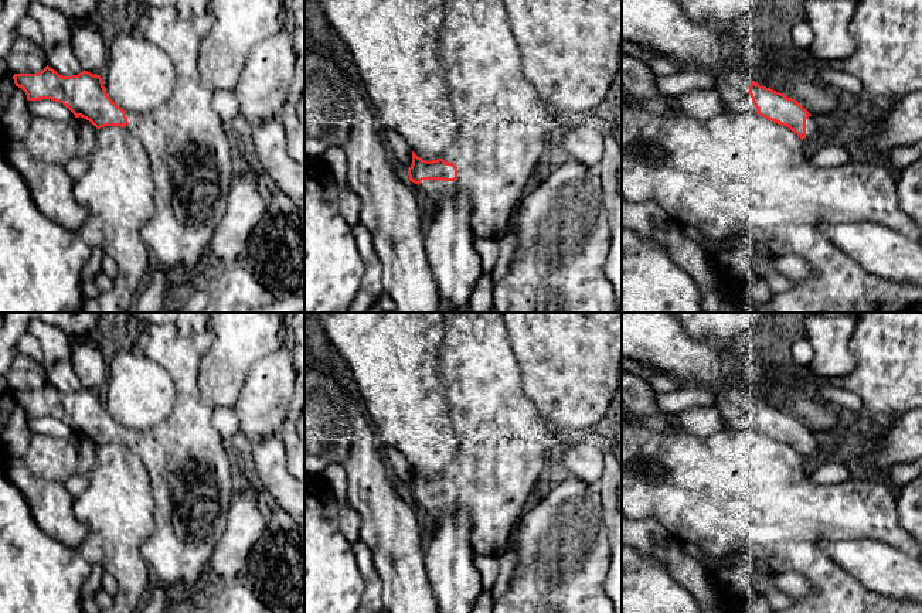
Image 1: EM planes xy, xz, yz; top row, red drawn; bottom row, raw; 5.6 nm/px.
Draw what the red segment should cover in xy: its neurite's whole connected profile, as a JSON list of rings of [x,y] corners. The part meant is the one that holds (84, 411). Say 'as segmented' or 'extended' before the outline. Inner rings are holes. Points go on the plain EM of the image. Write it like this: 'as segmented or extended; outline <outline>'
extended; outline [[[143,324],[135,328],[137,340],[135,347],[152,361],[160,364],[173,378],[176,403],[169,418],[150,430],[126,429],[106,411],[101,392],[82,388],[78,392],[62,394],[48,382],[37,391],[14,391],[16,403],[21,405],[28,418],[51,416],[67,423],[75,435],[89,437],[96,446],[105,443],[126,445],[137,453],[149,474],[154,498],[154,532],[140,546],[140,552],[150,569],[166,583],[181,582],[194,593],[200,592],[198,582],[208,571],[210,559],[227,529],[227,517],[234,493],[237,491],[237,463],[228,445],[212,426],[212,408],[201,402],[198,389],[198,365],[205,351],[214,343],[215,334],[208,327],[204,331],[184,337],[173,324]]]

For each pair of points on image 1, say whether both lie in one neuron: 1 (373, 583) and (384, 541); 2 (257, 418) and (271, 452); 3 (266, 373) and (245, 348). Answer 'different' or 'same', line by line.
1: different
2: different
3: different

